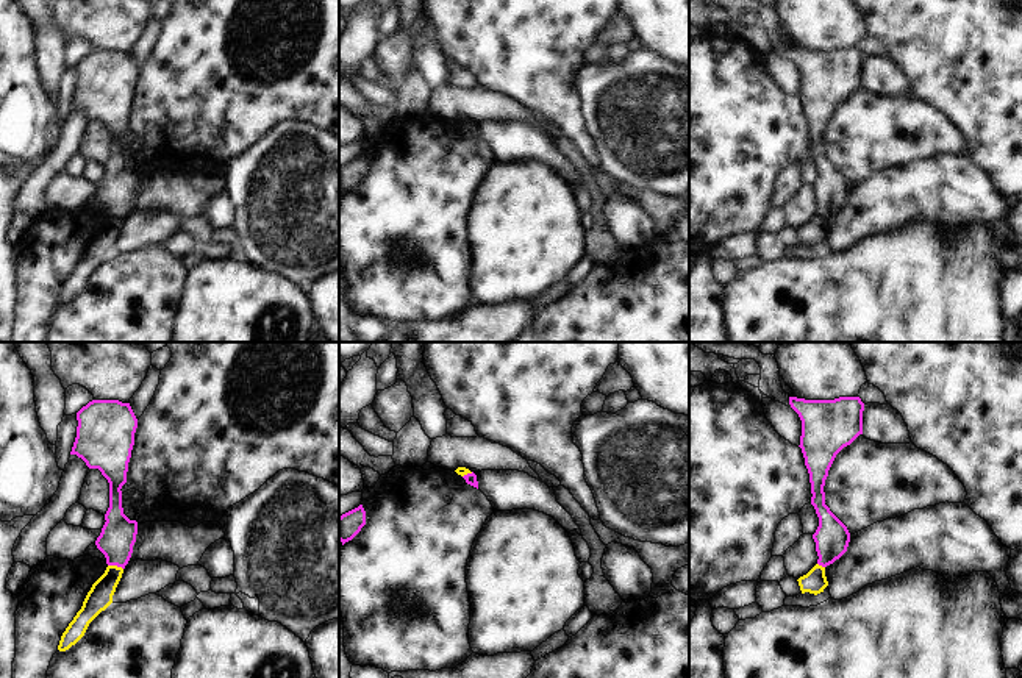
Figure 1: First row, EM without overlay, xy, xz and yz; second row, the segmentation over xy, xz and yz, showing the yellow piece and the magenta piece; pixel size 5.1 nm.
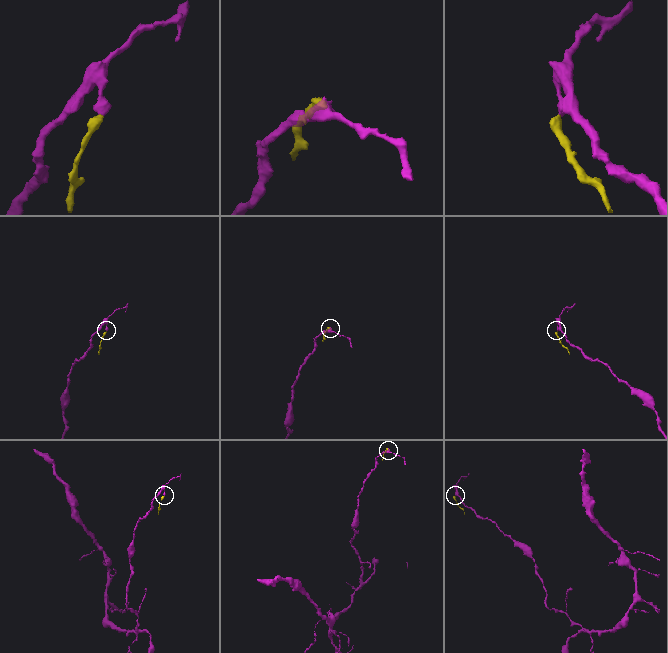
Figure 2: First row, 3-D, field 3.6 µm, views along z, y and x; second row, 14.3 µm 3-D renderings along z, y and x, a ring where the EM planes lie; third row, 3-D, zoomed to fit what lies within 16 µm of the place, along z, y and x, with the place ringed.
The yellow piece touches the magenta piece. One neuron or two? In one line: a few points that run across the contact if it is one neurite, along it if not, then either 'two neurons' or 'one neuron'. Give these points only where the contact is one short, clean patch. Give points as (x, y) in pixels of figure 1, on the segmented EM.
line xy (108, 564), (116, 564), (122, 569); two neurons

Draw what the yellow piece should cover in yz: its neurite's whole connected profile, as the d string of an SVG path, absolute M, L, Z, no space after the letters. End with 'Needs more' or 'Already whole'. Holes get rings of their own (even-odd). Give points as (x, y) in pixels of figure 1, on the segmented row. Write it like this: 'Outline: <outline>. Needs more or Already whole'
Outline: M816 564L806 575L800 576L799 586L802 594L820 594L828 586L827 576L825 576L825 567Z. Already whole

